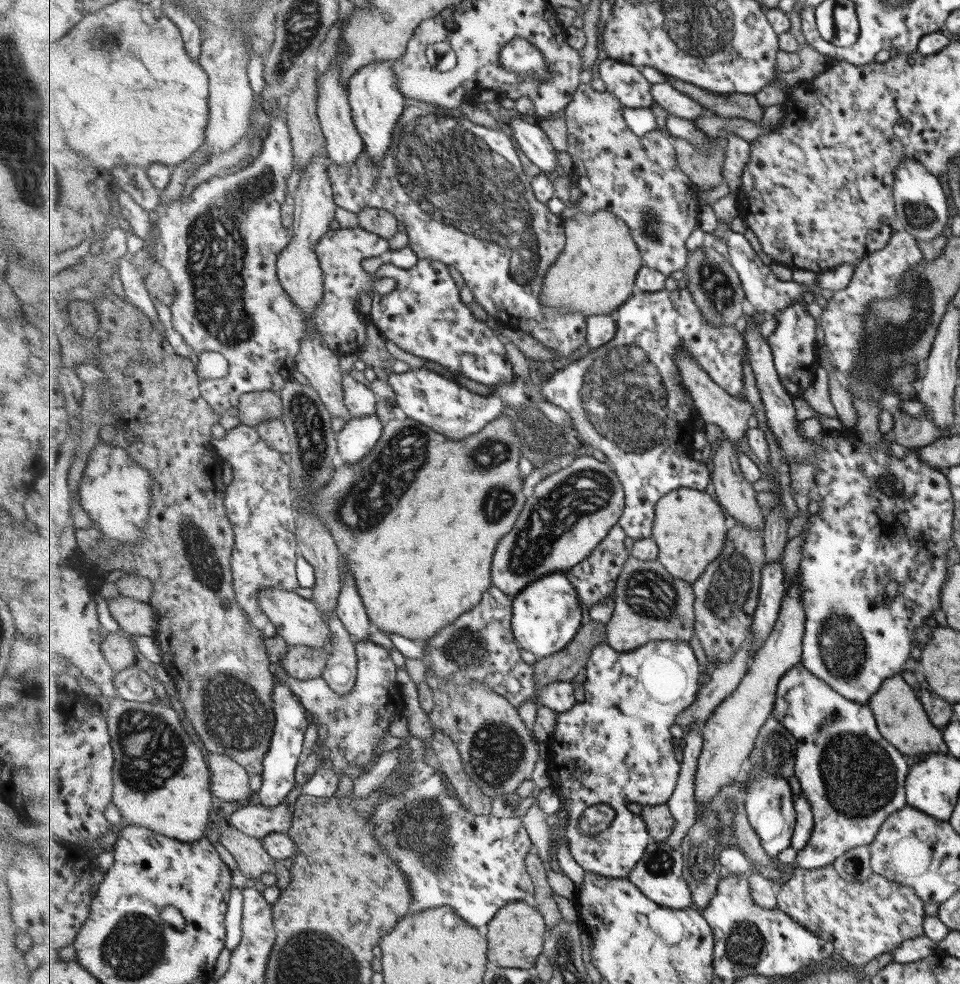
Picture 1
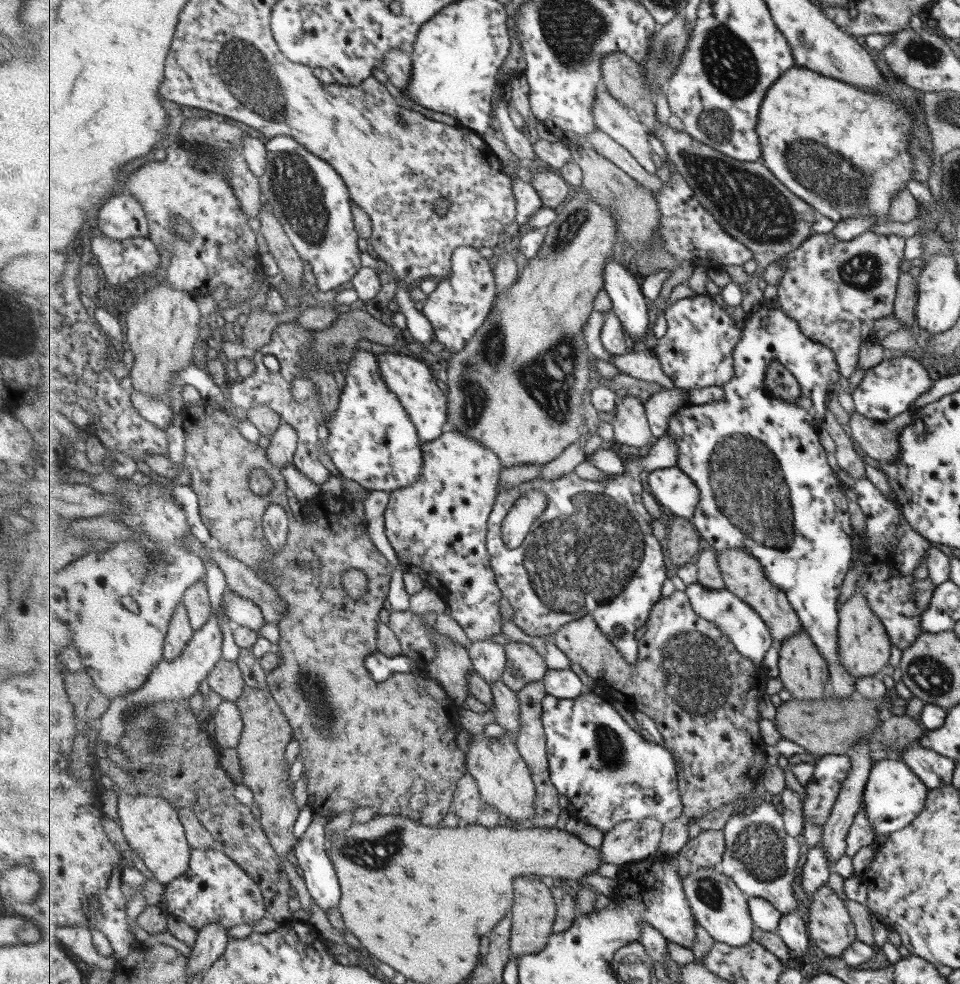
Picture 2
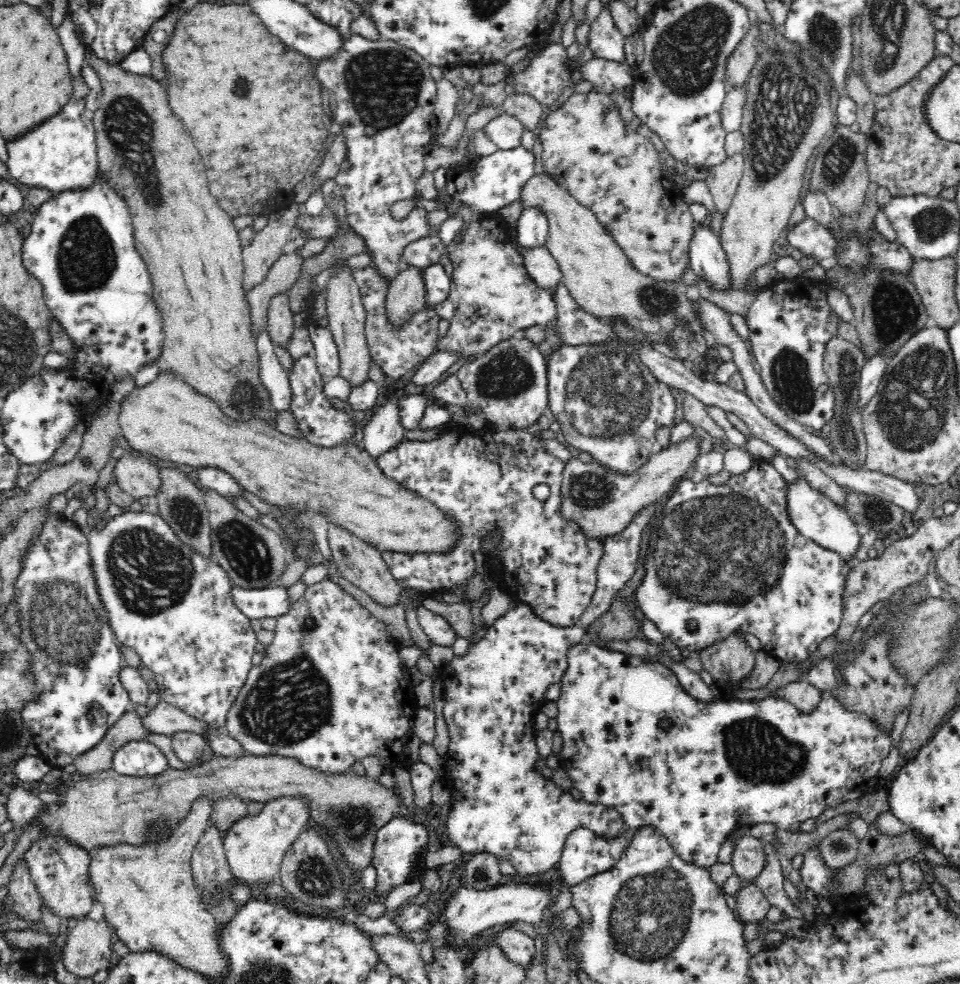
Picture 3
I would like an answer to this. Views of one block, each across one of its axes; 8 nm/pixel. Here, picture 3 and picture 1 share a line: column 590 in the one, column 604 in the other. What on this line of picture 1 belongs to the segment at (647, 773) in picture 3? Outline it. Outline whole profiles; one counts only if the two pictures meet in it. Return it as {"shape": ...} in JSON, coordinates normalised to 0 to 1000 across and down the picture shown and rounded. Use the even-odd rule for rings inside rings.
{"shape":[[[686,650],[680,651],[668,659],[655,662],[645,663],[644,660],[639,659],[632,652],[627,655],[622,655],[617,660],[617,664],[610,677],[610,692],[608,696],[608,712],[604,715],[599,714],[597,720],[594,720],[591,724],[582,725],[580,728],[580,740],[574,748],[574,752],[570,752],[569,756],[575,766],[574,769],[570,770],[570,778],[573,787],[574,800],[580,805],[585,812],[585,821],[593,826],[593,833],[590,837],[590,842],[584,846],[580,843],[582,835],[578,838],[578,851],[582,852],[581,848],[588,848],[592,862],[594,863],[595,871],[606,881],[609,886],[621,886],[626,890],[636,892],[649,892],[655,891],[657,885],[664,881],[664,878],[673,869],[674,862],[677,858],[682,858],[683,852],[678,848],[677,841],[674,839],[674,834],[669,831],[666,827],[666,821],[671,818],[688,818],[691,816],[697,816],[698,812],[702,808],[704,801],[706,800],[707,791],[710,785],[710,774],[708,769],[708,758],[701,754],[700,739],[705,734],[705,729],[715,723],[716,720],[722,717],[727,709],[729,703],[730,694],[730,675],[726,673],[726,667],[722,663],[722,659],[716,651],[703,651],[703,650]],[[622,817],[634,817],[643,825],[643,832],[636,838],[636,841],[629,843],[622,850],[611,850],[606,847],[604,842],[605,831],[610,823],[618,818]]]}

